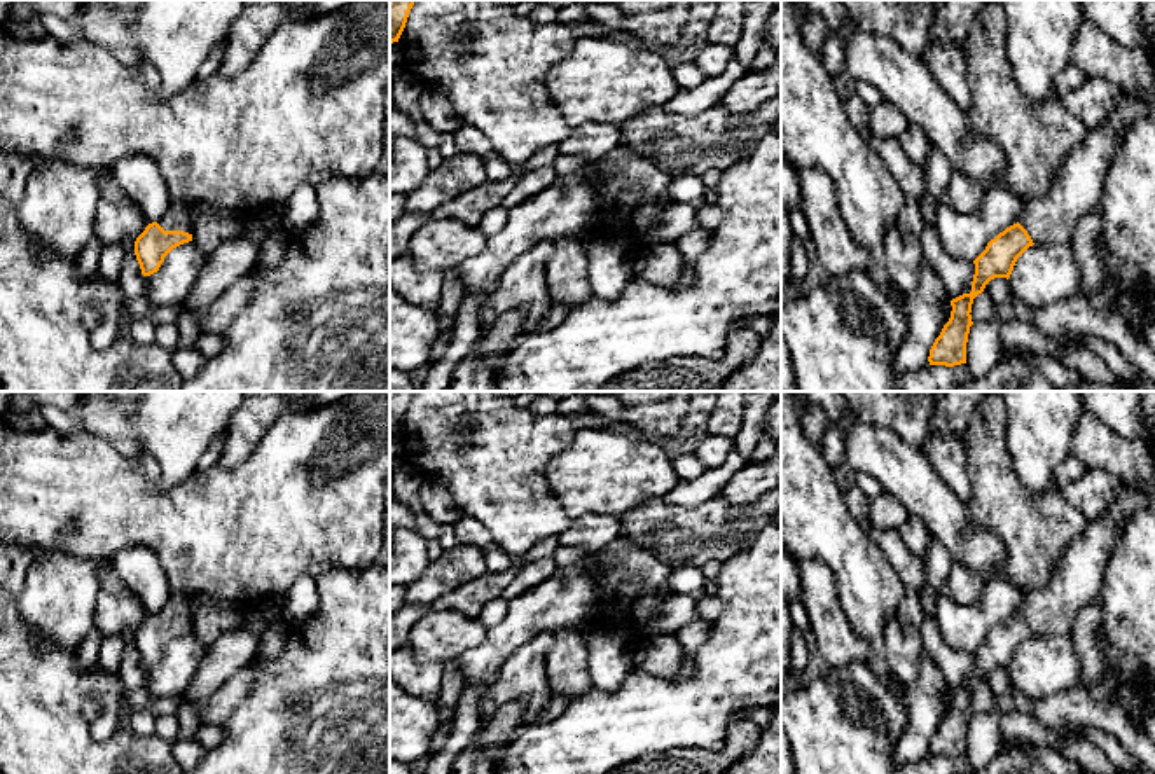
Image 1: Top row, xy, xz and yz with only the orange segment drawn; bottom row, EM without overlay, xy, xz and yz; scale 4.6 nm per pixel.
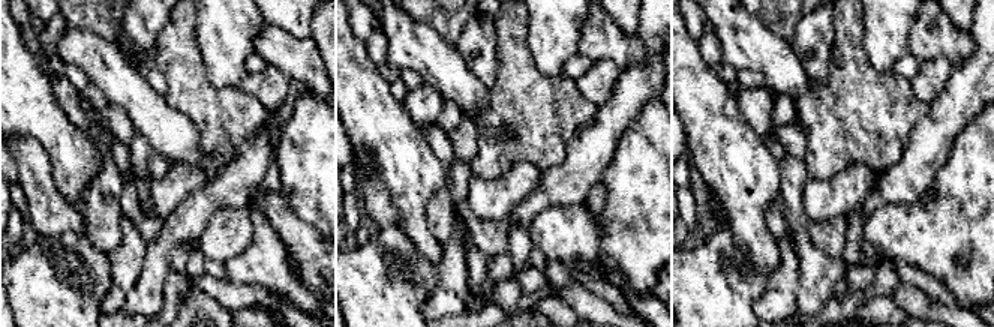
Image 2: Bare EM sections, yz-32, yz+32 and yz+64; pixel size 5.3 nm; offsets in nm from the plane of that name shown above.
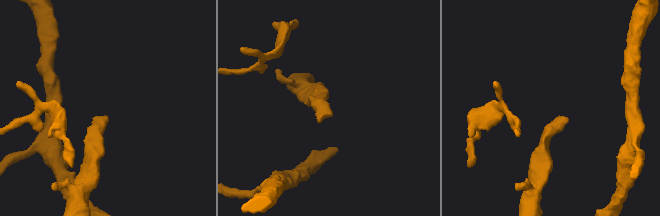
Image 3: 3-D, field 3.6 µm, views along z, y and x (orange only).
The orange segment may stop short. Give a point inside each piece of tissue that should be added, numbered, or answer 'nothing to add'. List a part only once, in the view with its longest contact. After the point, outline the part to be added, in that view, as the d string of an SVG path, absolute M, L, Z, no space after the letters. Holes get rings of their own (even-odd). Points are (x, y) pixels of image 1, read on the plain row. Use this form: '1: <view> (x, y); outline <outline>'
1: xy (179, 607); outline M171 592L166 605L157 613L164 622L194 624L194 606L189 596Z

